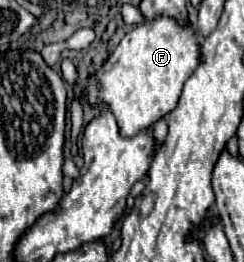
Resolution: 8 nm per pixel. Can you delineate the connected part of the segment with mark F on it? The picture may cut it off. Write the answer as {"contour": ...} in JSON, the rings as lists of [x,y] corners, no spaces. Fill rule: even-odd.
{"contour":[[[156,17],[130,29],[114,53],[106,59],[102,71],[88,83],[88,101],[106,103],[118,119],[120,135],[134,137],[168,115],[180,97],[184,81],[200,65],[202,51],[194,23],[180,25],[174,17]]]}

